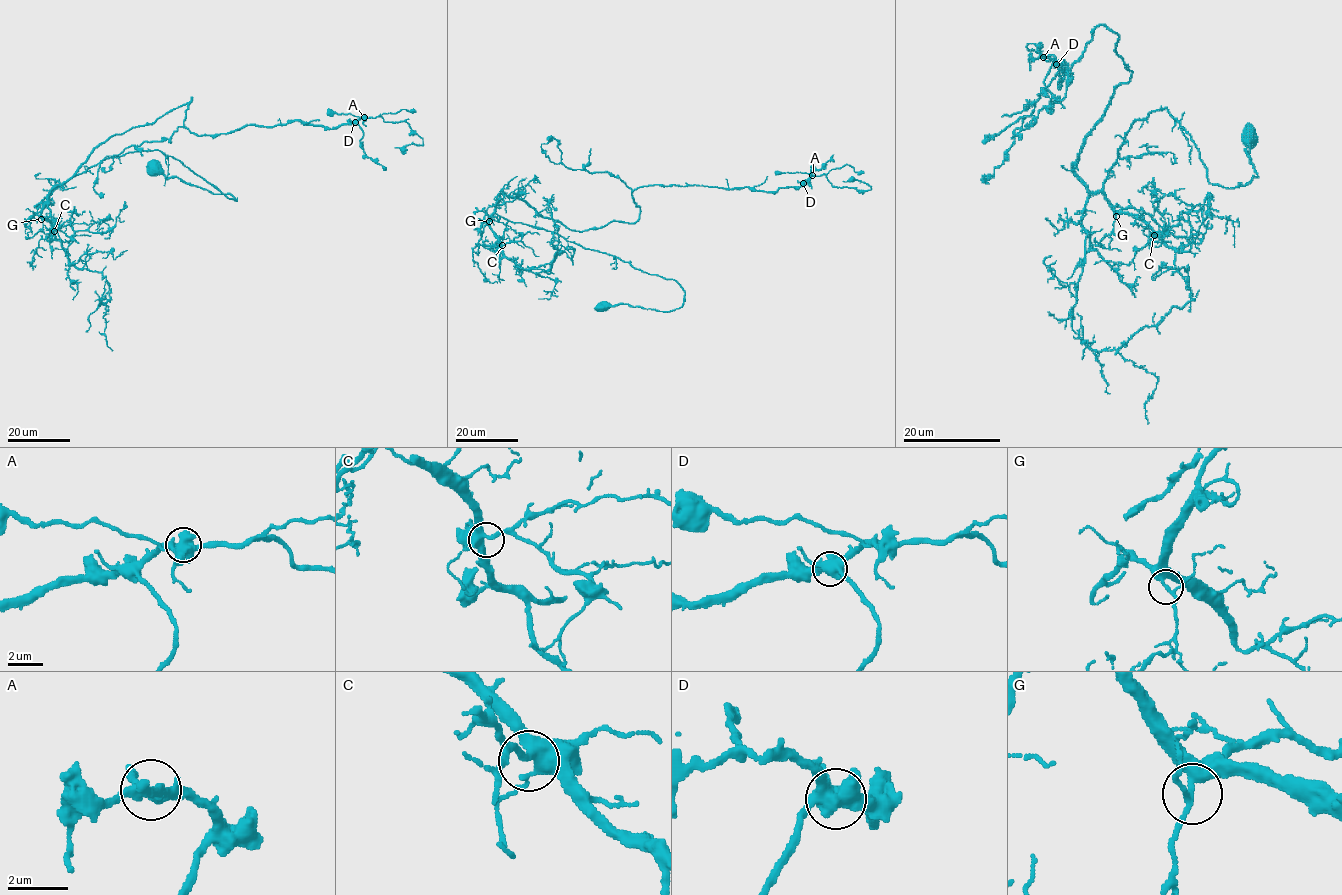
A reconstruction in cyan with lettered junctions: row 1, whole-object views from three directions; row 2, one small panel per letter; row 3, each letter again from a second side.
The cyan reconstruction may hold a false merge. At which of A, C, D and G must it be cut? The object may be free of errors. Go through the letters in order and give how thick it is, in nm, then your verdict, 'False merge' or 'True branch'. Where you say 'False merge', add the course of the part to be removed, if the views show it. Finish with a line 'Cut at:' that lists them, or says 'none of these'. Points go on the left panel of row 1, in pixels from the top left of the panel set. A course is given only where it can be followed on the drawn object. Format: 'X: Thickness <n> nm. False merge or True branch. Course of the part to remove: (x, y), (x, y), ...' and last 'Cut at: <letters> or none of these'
A: Thickness 320 nm. True branch
C: Thickness 320 nm. True branch
D: Thickness 600 nm. True branch
G: Thickness 240 nm. True branch
Cut at: none of these

